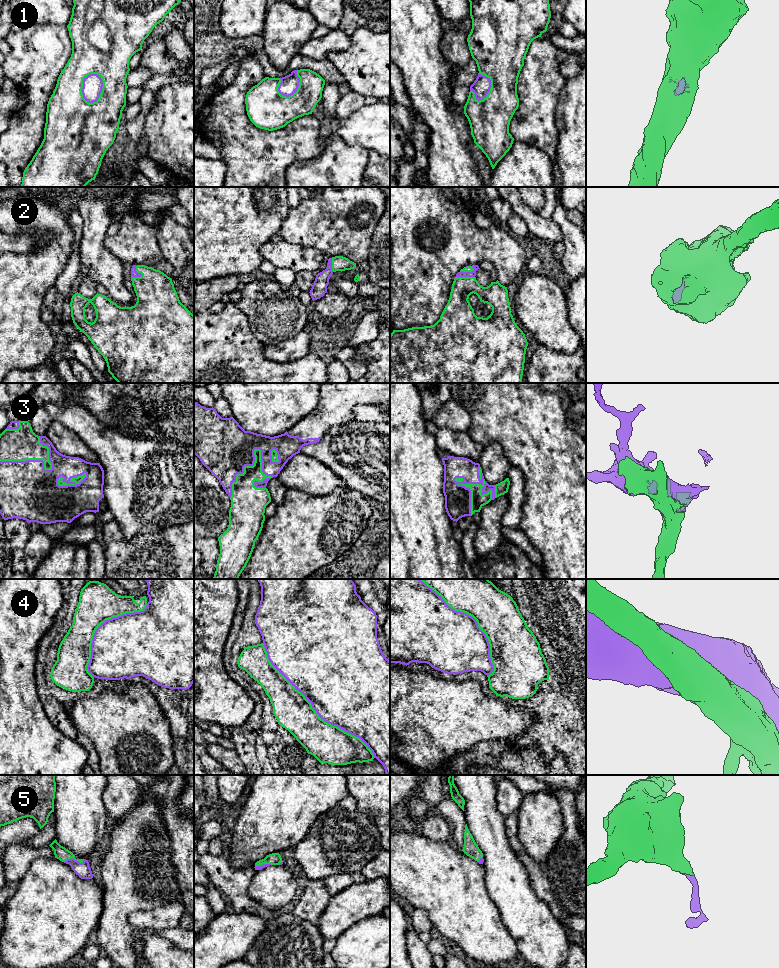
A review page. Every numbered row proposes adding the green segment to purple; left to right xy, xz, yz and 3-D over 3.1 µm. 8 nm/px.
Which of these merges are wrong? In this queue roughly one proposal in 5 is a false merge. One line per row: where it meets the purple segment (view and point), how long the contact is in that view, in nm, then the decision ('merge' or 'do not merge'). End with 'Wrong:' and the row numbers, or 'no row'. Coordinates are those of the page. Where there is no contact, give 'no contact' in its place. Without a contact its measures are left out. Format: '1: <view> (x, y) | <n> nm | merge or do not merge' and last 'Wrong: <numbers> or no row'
1: xy (101, 90) | 260 nm | merge
2: xy (138, 273) | 100 nm | merge
3: yz (465, 483) | 400 nm | merge
4: xz (313, 708) | 1300 nm | do not merge
5: xy (74, 859) | 160 nm | merge
Wrong: 4

